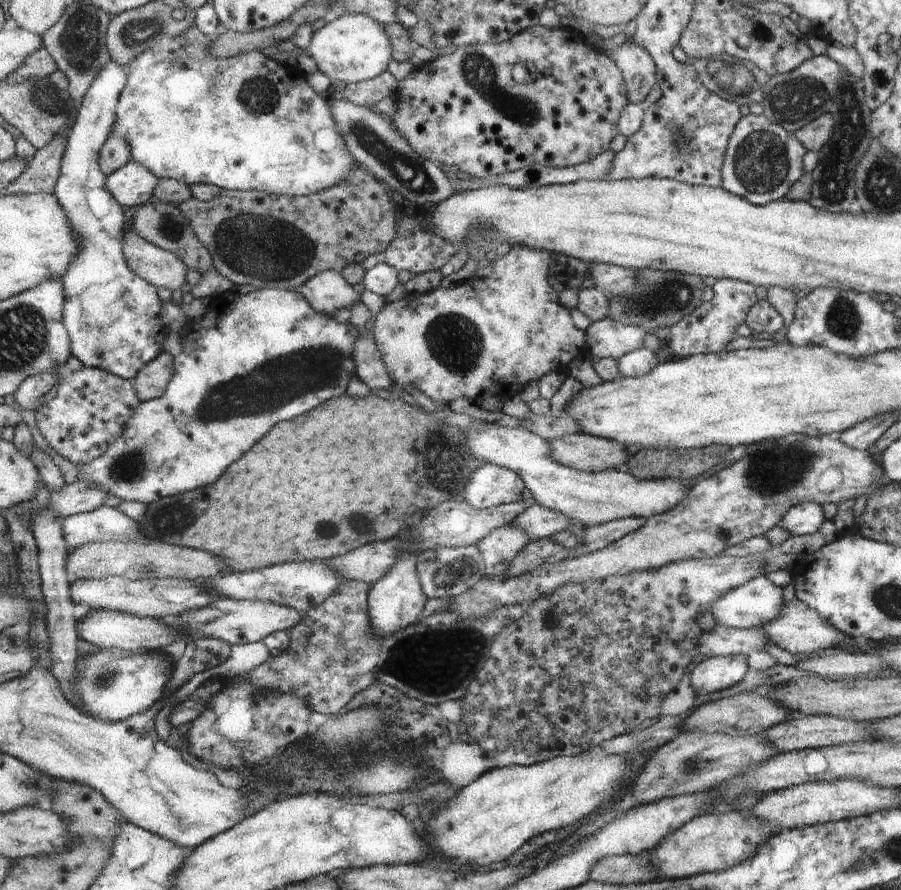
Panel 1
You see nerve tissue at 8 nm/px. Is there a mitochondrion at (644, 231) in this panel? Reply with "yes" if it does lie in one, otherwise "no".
no

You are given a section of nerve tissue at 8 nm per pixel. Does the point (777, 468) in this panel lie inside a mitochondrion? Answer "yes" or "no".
yes

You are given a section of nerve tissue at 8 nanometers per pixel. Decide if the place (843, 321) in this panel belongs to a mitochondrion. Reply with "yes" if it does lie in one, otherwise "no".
yes

